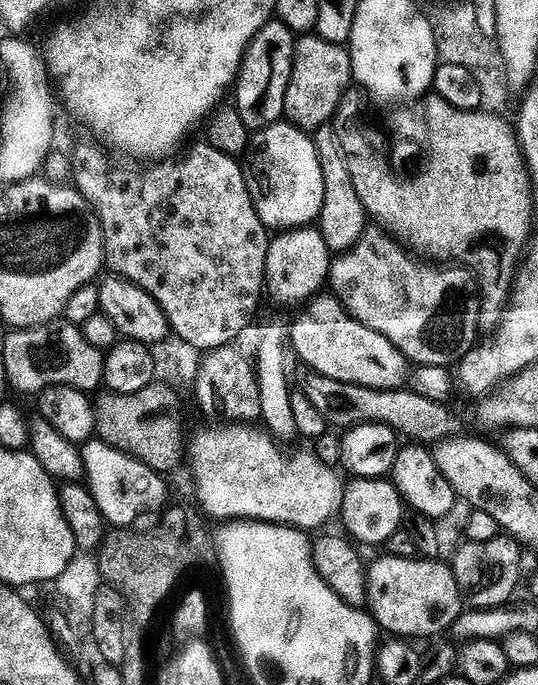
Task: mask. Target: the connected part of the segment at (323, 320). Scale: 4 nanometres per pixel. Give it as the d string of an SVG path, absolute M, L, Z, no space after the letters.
M332 294L315 295L288 330L288 344L315 375L334 378L372 389L390 389L401 380L399 370L407 357L382 334L353 318L344 304Z

